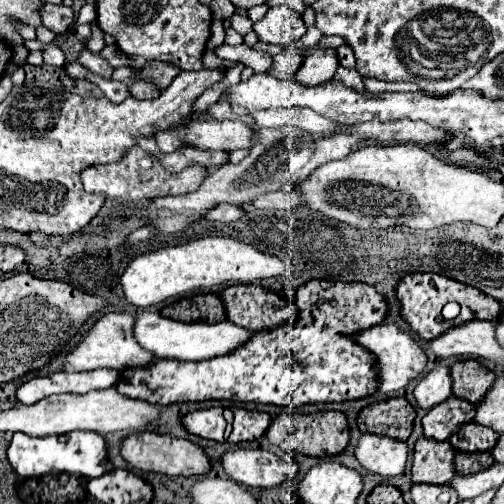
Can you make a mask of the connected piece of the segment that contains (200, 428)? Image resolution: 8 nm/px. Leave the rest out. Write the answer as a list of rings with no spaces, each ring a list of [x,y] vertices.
[[[222,406],[188,412],[186,416],[182,416],[182,426],[190,434],[196,434],[200,438],[224,442],[226,440],[226,420],[222,412],[224,412]]]

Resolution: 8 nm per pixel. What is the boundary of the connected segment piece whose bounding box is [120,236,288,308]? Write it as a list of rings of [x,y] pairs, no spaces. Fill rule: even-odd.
[[[206,236],[206,240],[196,238],[186,244],[144,252],[126,266],[120,284],[130,304],[146,308],[194,288],[210,288],[216,284],[250,284],[262,278],[280,276],[286,270],[288,264],[276,256],[262,254],[244,242],[222,236]]]

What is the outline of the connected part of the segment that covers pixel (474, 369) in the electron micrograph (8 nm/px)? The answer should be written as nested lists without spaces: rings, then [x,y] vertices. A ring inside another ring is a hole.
[[[456,360],[450,368],[454,396],[478,404],[494,382],[494,372],[480,366],[476,360]]]

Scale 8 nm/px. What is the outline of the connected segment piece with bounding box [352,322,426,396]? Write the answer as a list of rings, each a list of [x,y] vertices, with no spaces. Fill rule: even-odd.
[[[376,324],[368,330],[360,330],[352,336],[352,340],[356,340],[356,344],[364,346],[370,354],[376,356],[376,378],[378,378],[378,390],[386,396],[392,396],[394,392],[398,392],[400,388],[404,388],[412,378],[416,378],[426,364],[426,352],[418,346],[418,342],[402,332],[398,326],[394,324]]]

